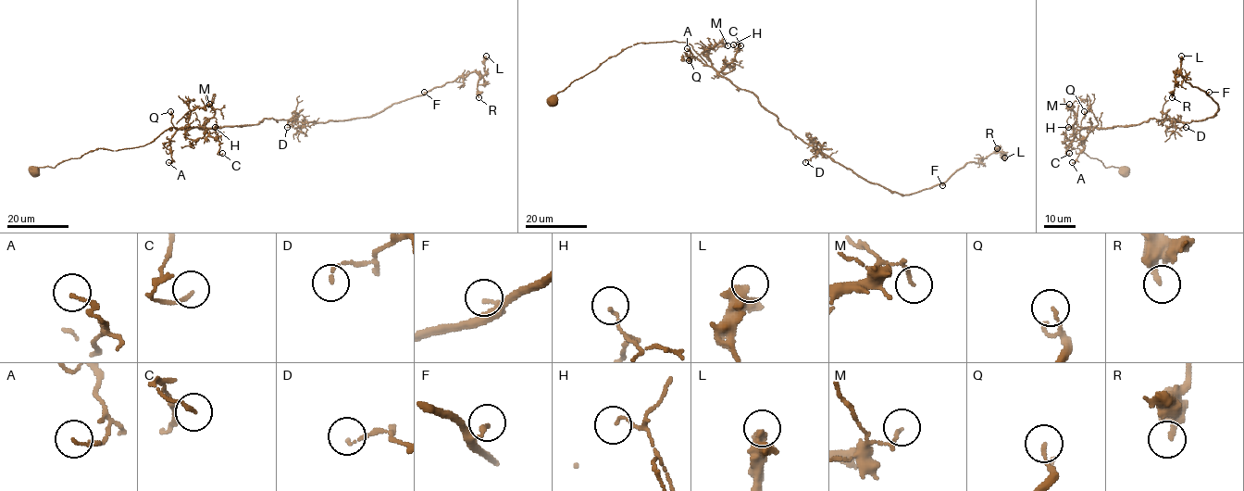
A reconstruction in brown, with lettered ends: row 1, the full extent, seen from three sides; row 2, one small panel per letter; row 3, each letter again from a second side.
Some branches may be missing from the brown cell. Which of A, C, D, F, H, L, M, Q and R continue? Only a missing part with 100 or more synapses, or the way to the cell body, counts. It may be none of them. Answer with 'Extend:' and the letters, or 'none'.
Extend: none

